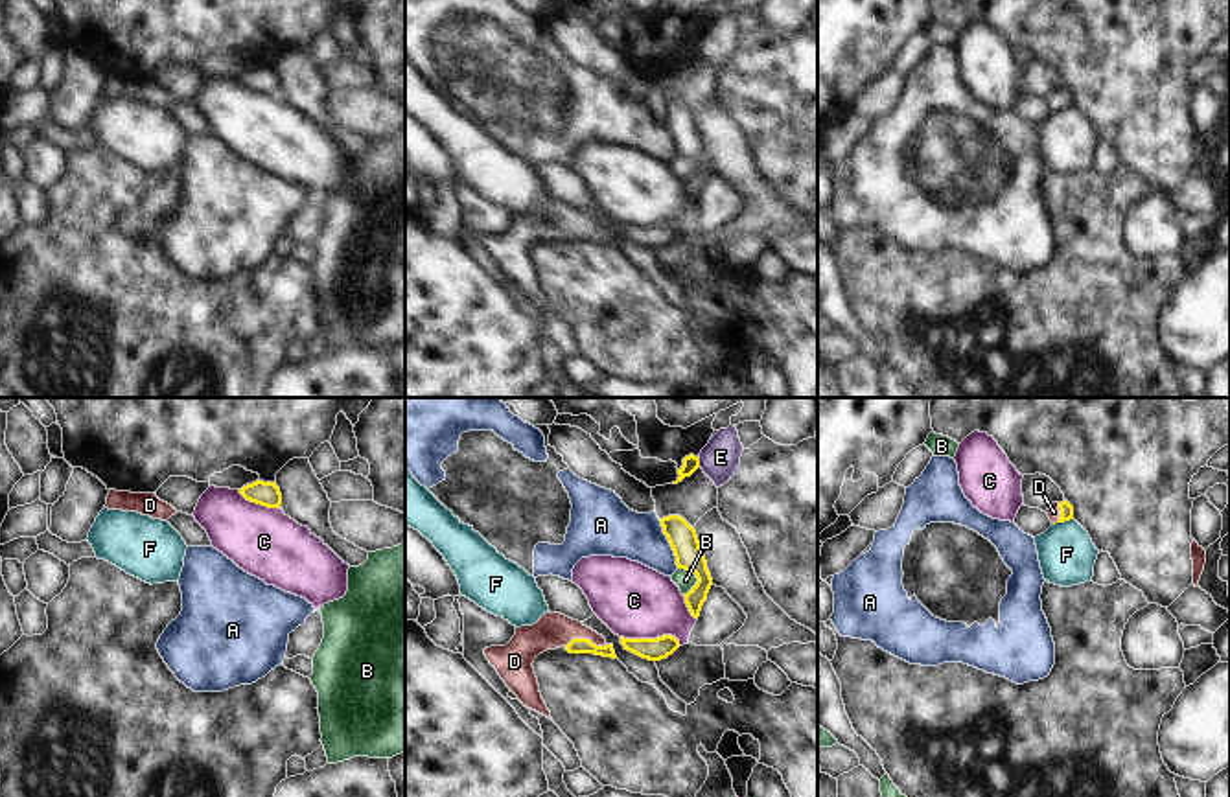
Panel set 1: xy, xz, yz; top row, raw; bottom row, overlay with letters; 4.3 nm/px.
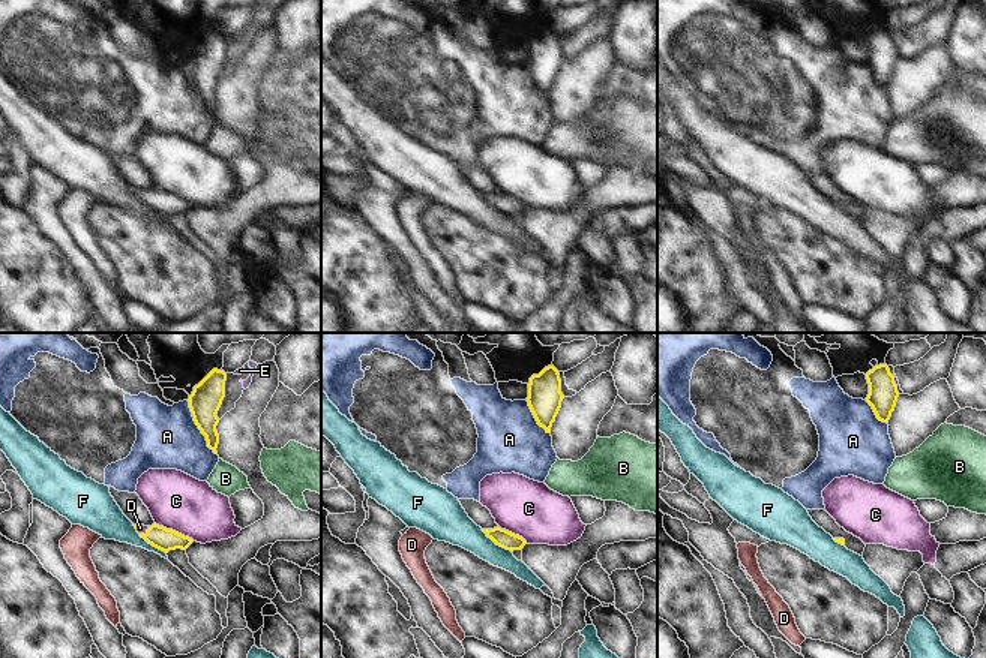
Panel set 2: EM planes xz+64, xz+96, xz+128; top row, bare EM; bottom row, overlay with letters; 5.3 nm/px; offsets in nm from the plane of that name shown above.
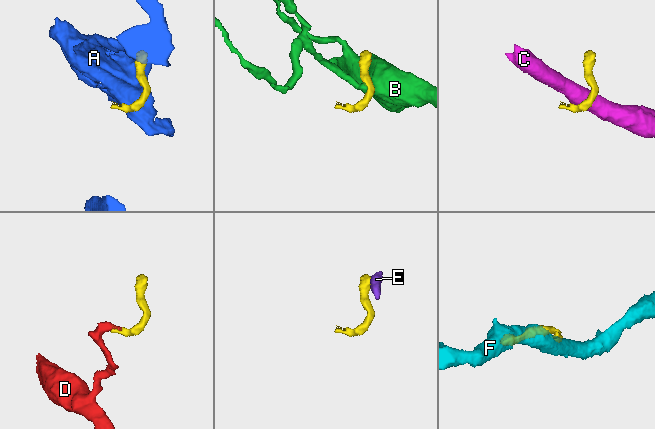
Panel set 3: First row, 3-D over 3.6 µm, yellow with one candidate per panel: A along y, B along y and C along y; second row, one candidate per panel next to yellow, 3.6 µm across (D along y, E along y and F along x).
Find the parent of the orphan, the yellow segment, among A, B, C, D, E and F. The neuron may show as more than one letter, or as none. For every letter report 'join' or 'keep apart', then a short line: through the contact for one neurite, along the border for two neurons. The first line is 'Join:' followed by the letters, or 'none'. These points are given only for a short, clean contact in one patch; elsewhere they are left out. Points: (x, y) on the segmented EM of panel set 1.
Join: D
A: keep apart; line xz (658, 519), (678, 567)
B: keep apart; line xz (678, 567), (689, 569), (696, 578), (684, 595)
C: keep apart; line xz (621, 635), (673, 635), (680, 645)
D: join; line xz (577, 645), (586, 639), (553, 630)
E: keep apart; line xz (696, 457), (700, 466)
F: keep apart; line yz (1072, 518), (1054, 525)

